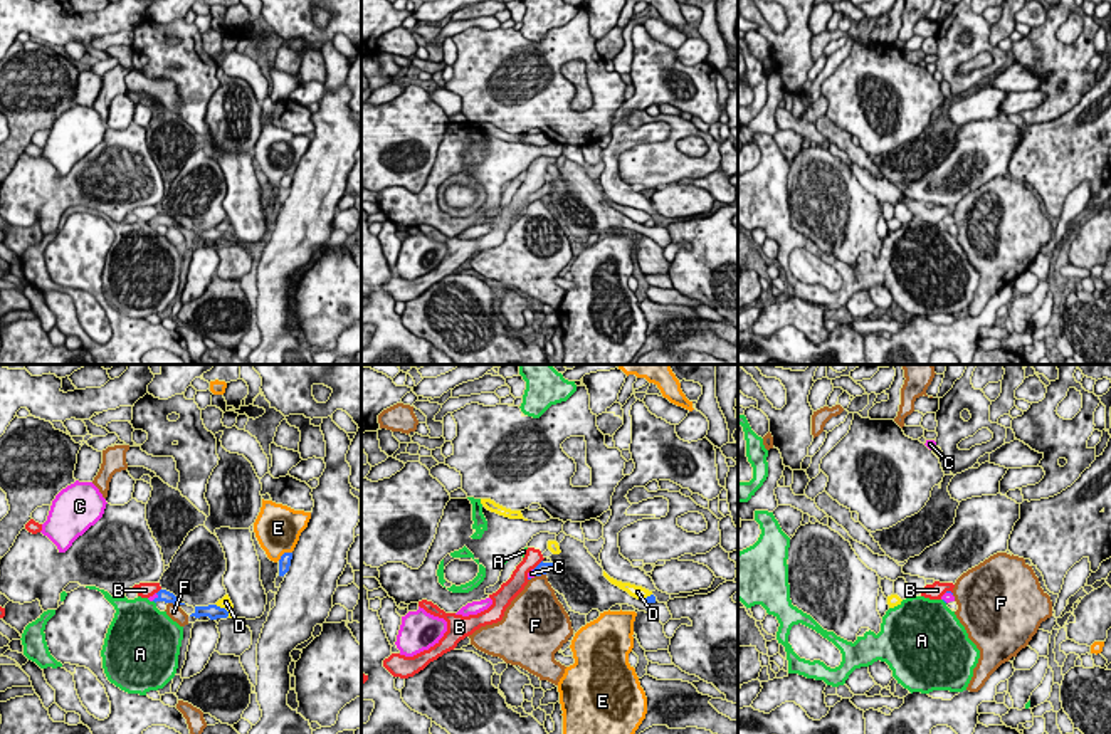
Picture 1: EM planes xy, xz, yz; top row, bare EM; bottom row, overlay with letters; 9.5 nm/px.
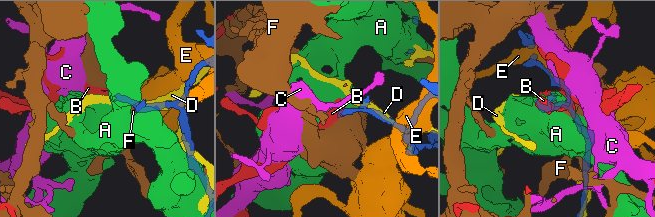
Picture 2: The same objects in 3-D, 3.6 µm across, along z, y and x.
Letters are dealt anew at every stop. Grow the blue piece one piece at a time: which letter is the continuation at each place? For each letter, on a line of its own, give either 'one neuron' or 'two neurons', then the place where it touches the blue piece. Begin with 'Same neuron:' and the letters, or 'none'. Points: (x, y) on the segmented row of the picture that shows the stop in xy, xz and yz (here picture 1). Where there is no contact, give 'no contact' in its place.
Same neuron: C
A: two neurons; no contact
B: two neurons; contact xz (538, 565)
C: one neuron; contact xy (155, 598)
D: two neurons; contact xy (224, 608)
E: two neurons; contact xy (284, 553)
F: two neurons; contact xy (173, 603)

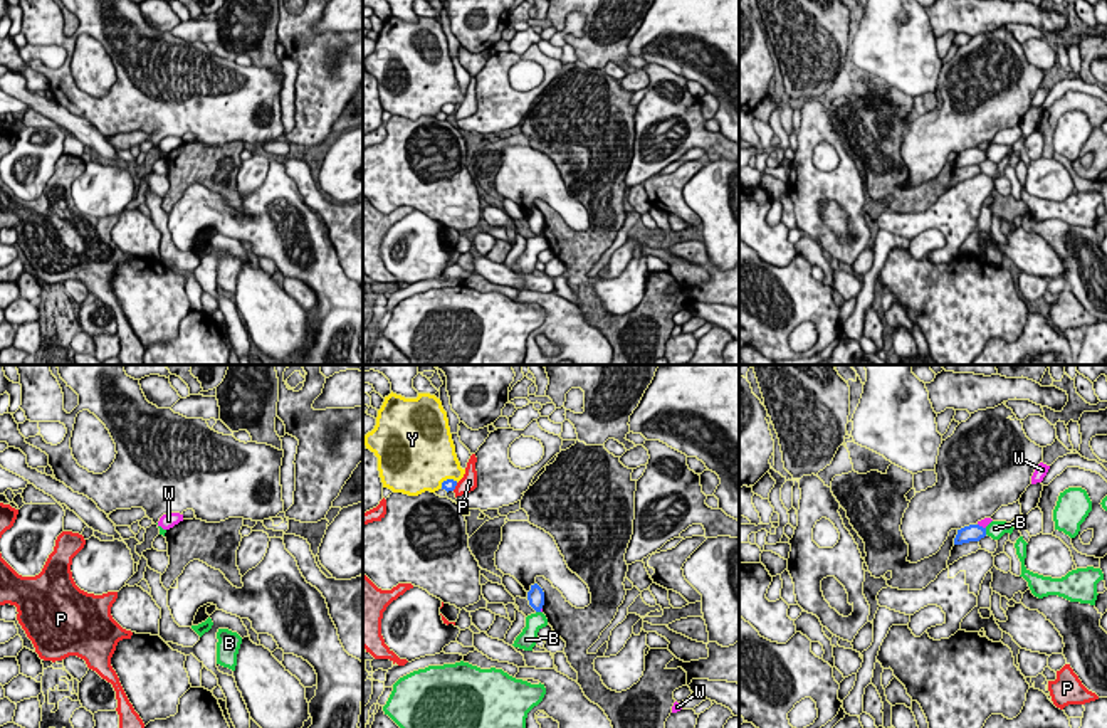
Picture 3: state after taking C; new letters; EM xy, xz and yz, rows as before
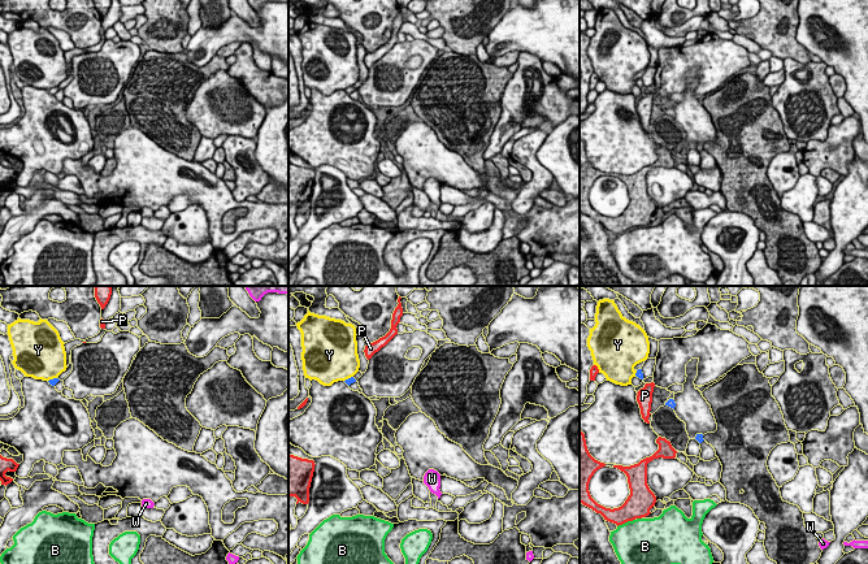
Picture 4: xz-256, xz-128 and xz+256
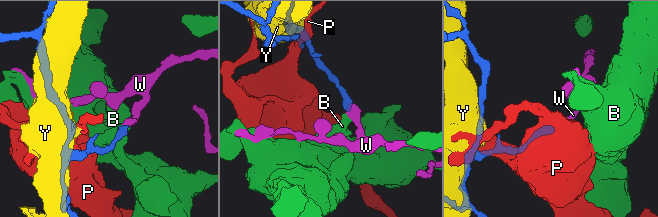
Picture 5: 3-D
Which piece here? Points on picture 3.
Same neuron: none
B: two neurons; contact yz (985, 532)
P: two neurons; contact xz (456, 485)
W: two neurons; contact yz (981, 527)
Y: two neurons; contact xz (447, 480)

